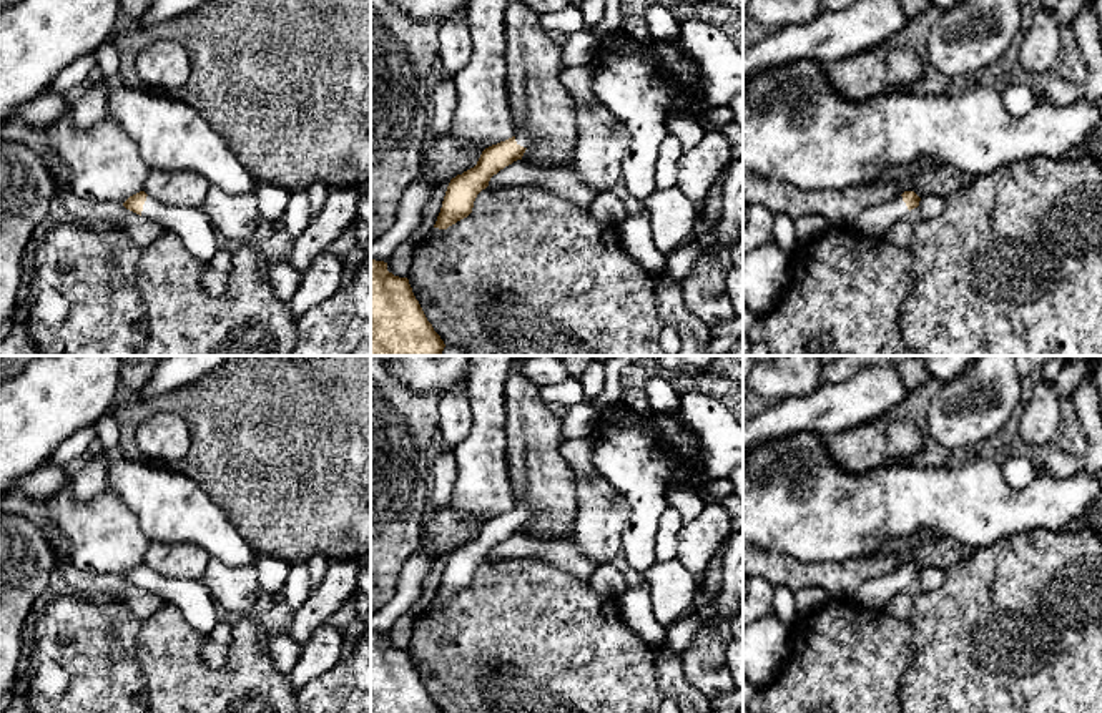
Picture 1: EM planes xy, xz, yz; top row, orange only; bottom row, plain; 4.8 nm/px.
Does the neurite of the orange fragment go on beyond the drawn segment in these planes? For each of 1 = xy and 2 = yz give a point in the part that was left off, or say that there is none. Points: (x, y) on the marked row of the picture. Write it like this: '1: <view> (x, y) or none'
1: xy (191, 225)
2: yz (875, 221)

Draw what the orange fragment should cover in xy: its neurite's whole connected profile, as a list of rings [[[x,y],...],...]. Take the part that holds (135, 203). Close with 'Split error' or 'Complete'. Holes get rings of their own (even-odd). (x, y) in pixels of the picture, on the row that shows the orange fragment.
[[[145,191],[130,196],[123,206],[178,234],[184,243],[184,248],[198,261],[208,263],[223,244],[203,208],[163,204]]]. Split error

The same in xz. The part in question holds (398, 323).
[[[371,259],[371,356],[440,356],[444,347],[409,279]]]. Complete

